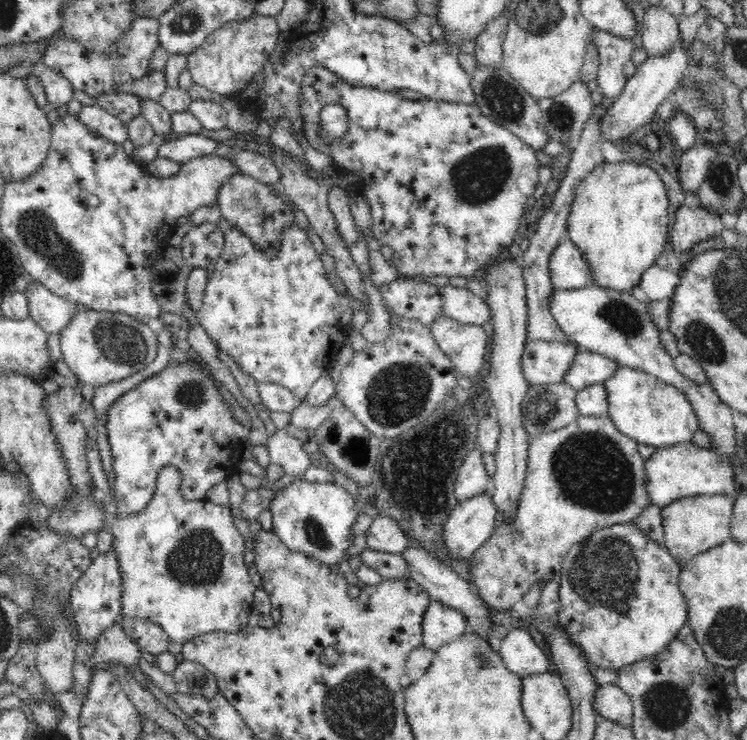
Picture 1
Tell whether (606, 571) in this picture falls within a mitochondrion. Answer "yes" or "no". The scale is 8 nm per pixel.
yes

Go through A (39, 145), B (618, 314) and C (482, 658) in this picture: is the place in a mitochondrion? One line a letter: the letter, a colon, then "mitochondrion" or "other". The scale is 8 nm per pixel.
A: other
B: mitochondrion
C: mitochondrion

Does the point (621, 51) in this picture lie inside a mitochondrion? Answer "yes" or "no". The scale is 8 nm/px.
no

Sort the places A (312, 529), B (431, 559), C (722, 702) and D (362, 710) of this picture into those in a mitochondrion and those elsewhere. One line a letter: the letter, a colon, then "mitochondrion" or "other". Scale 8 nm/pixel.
A: mitochondrion
B: other
C: other
D: mitochondrion

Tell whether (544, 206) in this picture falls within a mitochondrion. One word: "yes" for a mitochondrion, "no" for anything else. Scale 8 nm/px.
no

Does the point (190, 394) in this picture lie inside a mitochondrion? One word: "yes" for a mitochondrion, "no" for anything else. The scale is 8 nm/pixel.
yes

